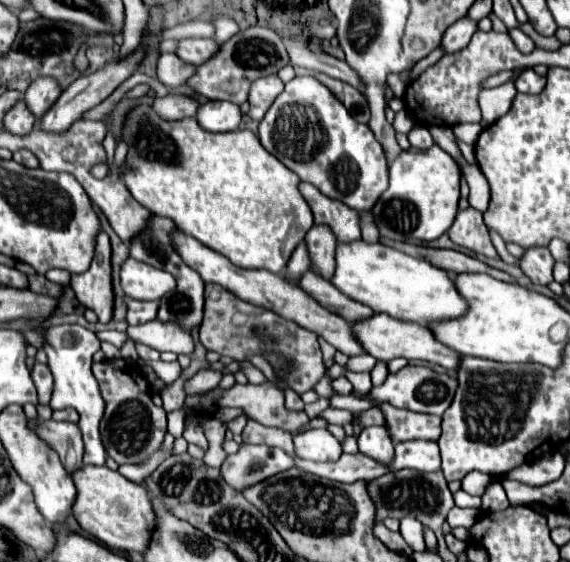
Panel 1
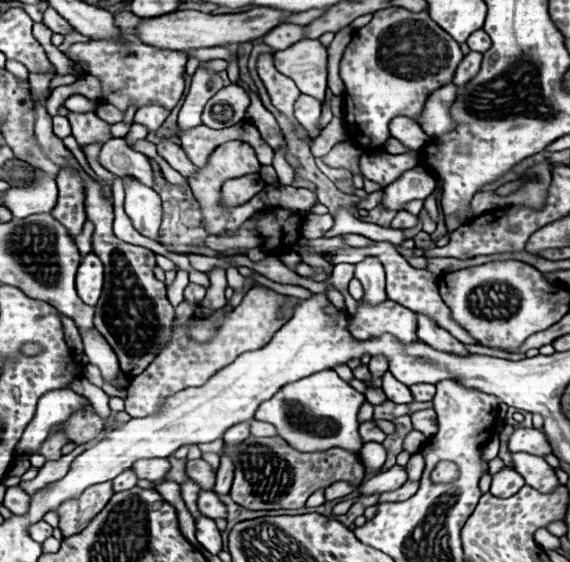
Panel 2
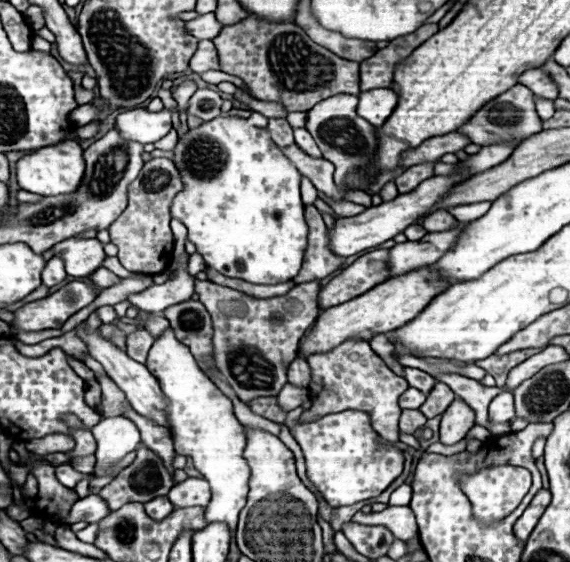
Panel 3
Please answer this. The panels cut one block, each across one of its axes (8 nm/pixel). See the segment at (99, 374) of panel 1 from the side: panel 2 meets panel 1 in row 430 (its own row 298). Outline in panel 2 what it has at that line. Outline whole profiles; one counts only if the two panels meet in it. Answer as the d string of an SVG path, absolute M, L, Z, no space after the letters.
M84 170L82 176L86 186L86 216L94 224L92 252L104 262L104 274L106 274L104 292L96 304L94 326L116 352L122 372L132 378L136 374L142 374L156 358L156 354L160 354L160 350L170 342L174 308L166 298L164 282L154 278L152 272L152 268L156 266L154 252L150 252L148 248L126 244L114 236L112 202L108 202L102 196L100 184L94 182Z

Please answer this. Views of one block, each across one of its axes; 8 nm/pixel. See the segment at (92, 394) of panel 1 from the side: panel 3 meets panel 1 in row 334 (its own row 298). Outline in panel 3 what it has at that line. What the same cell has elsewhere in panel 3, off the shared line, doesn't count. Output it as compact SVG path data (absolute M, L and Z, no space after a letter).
M68 282L58 292L48 298L28 302L26 306L14 312L16 320L12 322L18 330L36 332L62 328L62 324L76 314L78 310L90 306L98 296L98 290L86 282Z

